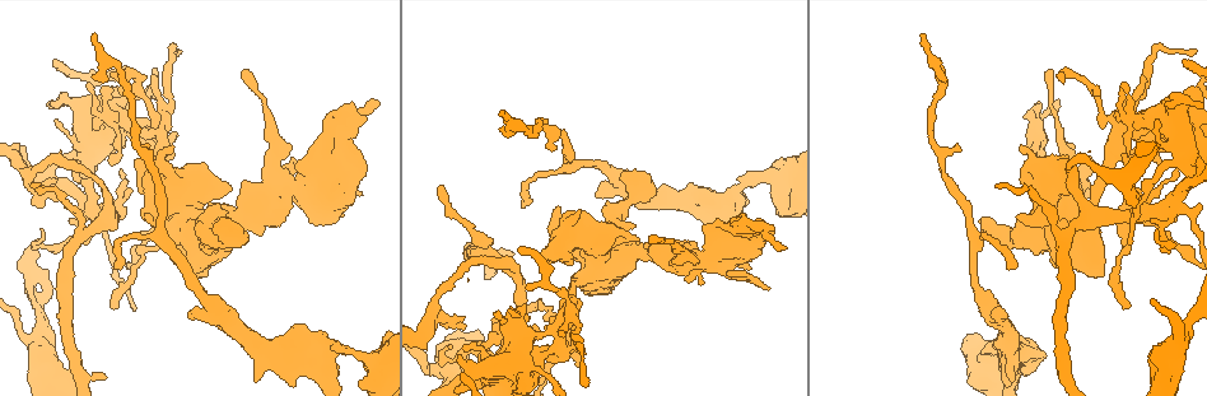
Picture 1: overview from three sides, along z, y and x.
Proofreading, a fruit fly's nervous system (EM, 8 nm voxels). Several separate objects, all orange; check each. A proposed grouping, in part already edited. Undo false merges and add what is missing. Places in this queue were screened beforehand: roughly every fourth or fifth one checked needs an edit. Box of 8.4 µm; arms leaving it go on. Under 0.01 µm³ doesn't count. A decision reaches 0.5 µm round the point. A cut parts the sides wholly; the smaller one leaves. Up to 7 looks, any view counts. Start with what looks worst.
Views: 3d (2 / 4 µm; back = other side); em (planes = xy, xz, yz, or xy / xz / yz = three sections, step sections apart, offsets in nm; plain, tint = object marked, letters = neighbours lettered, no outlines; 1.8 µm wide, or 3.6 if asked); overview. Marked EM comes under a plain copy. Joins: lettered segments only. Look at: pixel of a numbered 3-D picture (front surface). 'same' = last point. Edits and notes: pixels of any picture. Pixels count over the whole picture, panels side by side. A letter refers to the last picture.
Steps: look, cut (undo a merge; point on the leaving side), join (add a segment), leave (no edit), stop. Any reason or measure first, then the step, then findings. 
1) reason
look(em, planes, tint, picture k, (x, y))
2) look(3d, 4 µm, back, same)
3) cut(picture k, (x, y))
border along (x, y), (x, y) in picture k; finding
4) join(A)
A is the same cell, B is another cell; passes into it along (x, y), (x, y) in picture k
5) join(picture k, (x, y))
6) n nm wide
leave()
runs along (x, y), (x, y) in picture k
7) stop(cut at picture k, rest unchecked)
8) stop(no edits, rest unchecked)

sudden change in width
look(em, yz, step 16, letters, picture 1, (555, 327))

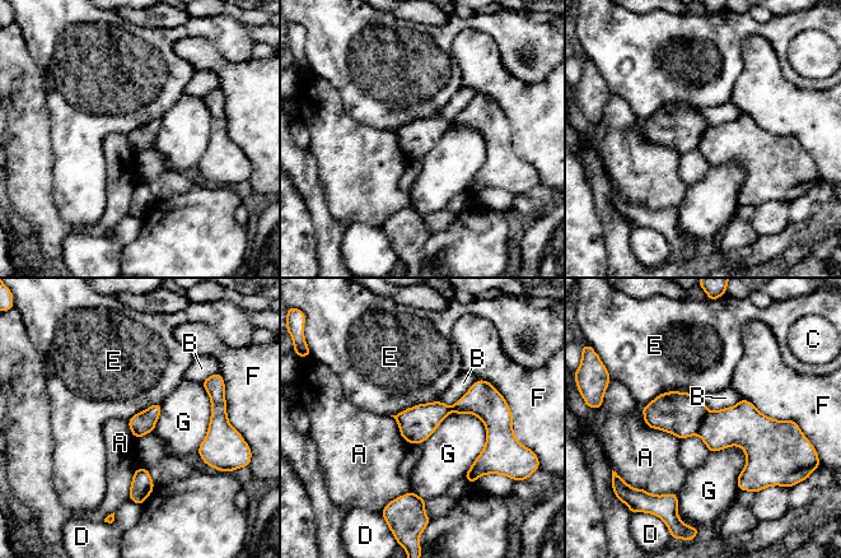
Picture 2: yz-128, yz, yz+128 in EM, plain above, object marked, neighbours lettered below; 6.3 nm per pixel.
cut(picture 2, (737, 426))
A, B, C, D, E, F and G are other cells; a second neuron is stuck on

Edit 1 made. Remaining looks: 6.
arms run side by side
look(3d, 2 µm, picture 1, (335, 345))

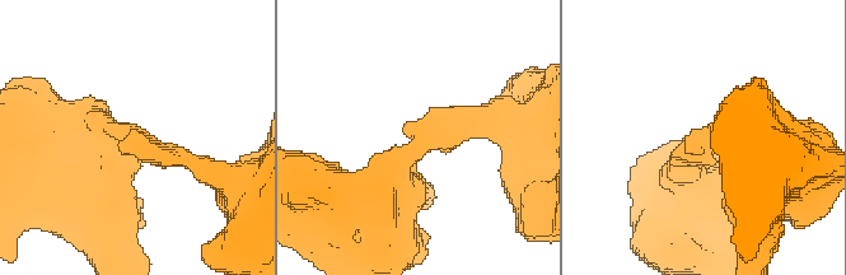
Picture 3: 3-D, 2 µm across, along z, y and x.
look(em, planes, letters, picture 3, (705, 139))

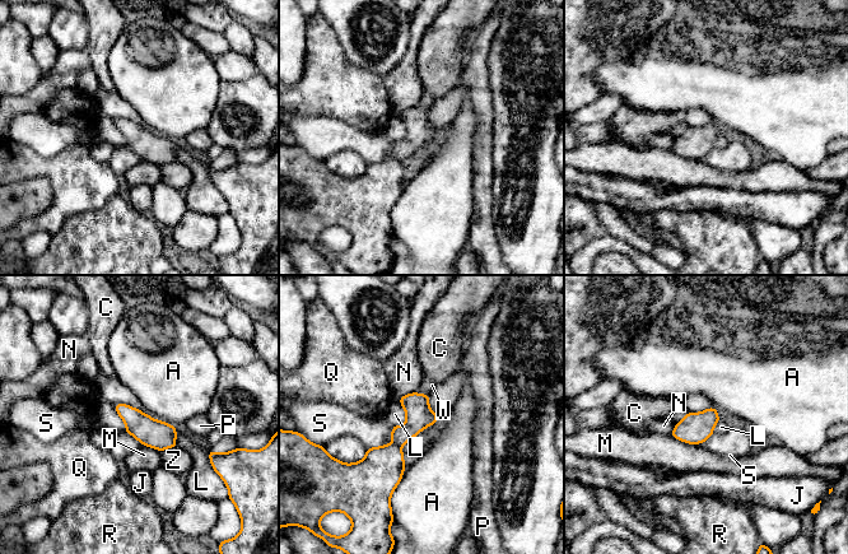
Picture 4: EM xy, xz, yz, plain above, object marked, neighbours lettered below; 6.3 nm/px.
170 nm wide
cut(picture 4, (419, 415))
A, C, J, L, M, N, P, Q, R, S, W and Z are other cells; border along (395, 442), (400, 446) in picture 4; two neurons meet here

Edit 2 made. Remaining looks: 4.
branch stops here
look(em, planes, letters, picture 1, (143, 150))

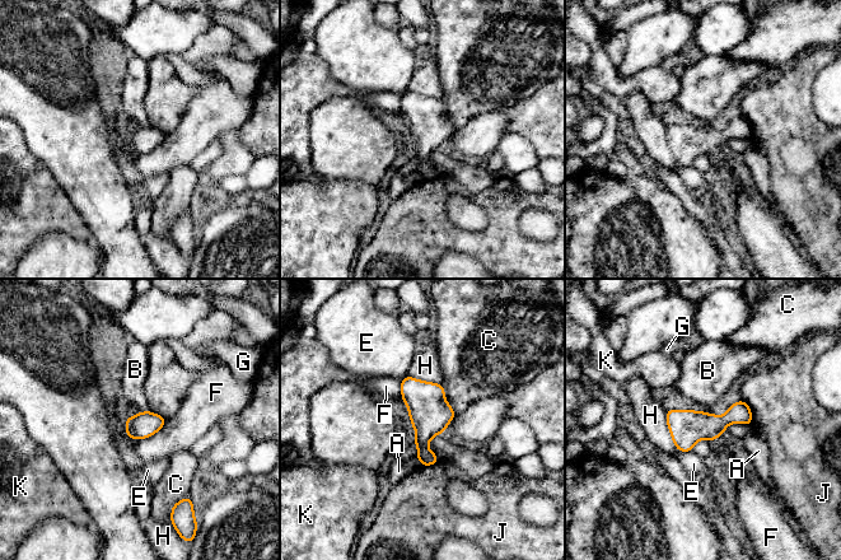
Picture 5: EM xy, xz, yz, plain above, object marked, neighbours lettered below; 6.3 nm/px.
leave()
A, B, C, E, F, G, H, J and K are other cells; border along (148, 410), (140, 412) in picture 5; no lettered segment goes on from it

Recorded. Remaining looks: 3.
stop(cut at picture 2, cut at picture 4, rest unchecked)

